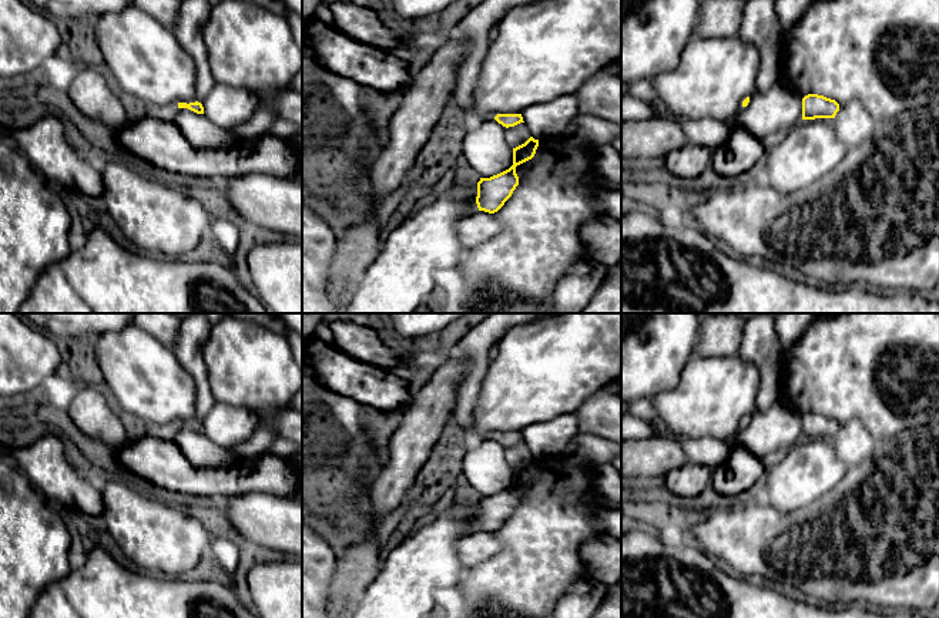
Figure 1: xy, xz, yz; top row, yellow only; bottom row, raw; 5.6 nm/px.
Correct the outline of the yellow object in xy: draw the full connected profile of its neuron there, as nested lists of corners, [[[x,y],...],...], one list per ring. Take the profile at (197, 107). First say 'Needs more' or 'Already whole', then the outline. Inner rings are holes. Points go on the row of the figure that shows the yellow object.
Needs more. [[[195,101],[195,103],[178,103],[178,104],[170,104],[170,105],[164,105],[164,107],[148,107],[148,115],[152,118],[158,118],[162,121],[172,121],[177,111],[180,108],[188,108],[197,114],[204,114],[204,107],[201,103]]]

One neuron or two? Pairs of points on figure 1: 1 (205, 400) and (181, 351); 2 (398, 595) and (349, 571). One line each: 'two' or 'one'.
1: one
2: two

